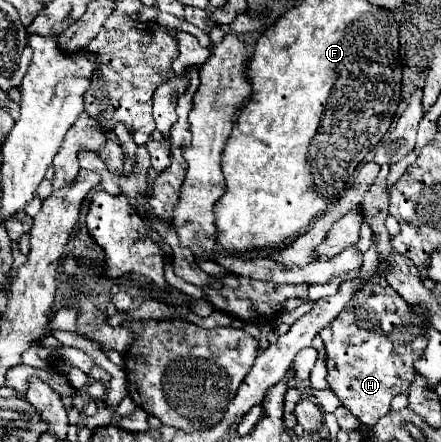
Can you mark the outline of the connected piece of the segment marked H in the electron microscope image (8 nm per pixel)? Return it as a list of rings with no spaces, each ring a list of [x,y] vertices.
[[[365,284],[353,300],[341,310],[341,316],[333,320],[327,328],[319,332],[327,346],[327,382],[329,388],[337,394],[341,404],[361,420],[365,426],[373,426],[375,422],[383,418],[389,412],[389,402],[397,394],[407,394],[409,386],[415,380],[415,370],[413,362],[417,356],[423,354],[425,350],[425,324],[417,320],[417,314],[411,310],[409,304],[401,300],[393,288],[381,288],[379,284]]]

